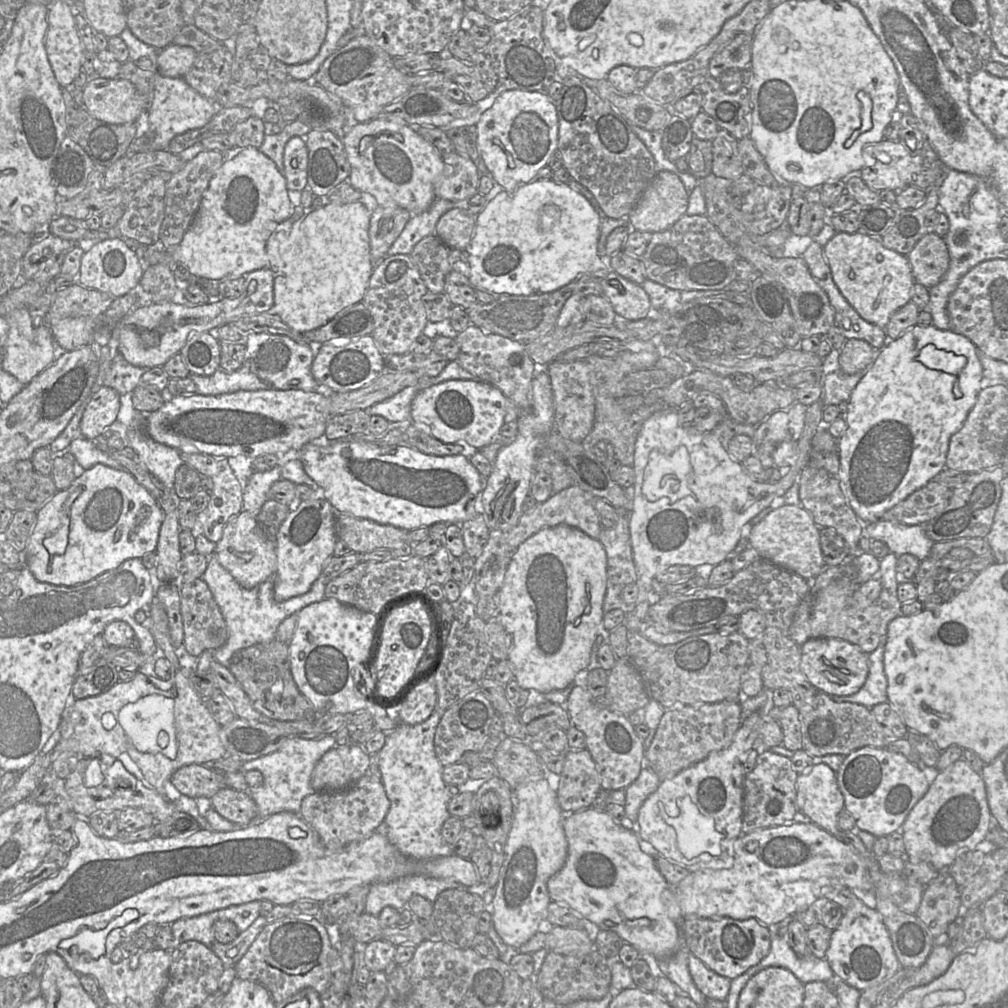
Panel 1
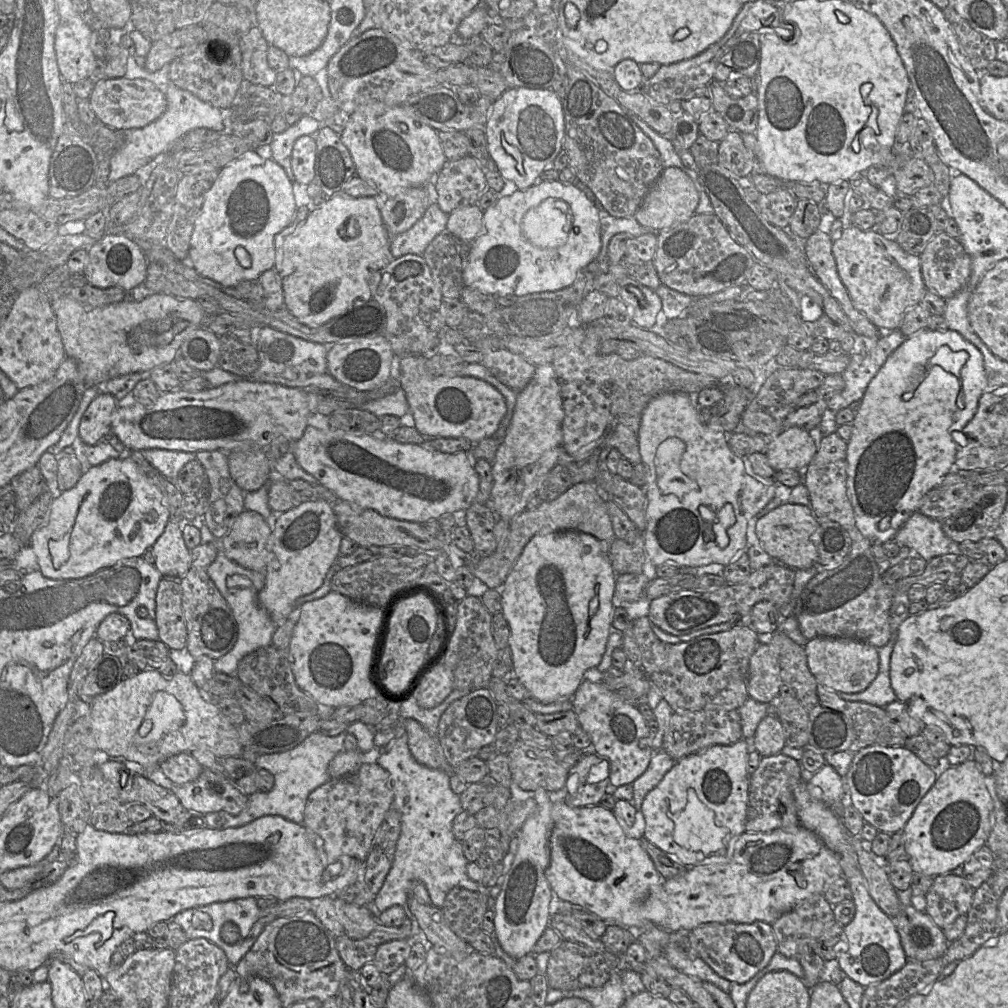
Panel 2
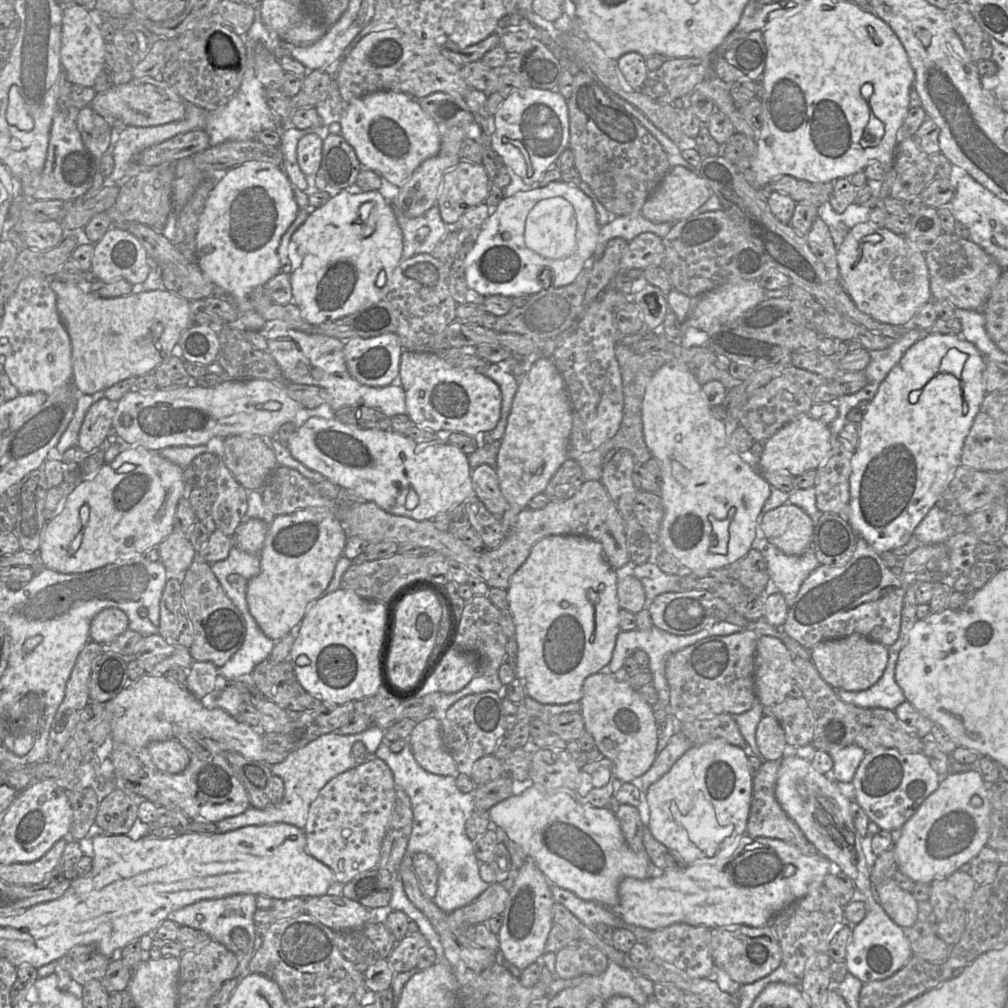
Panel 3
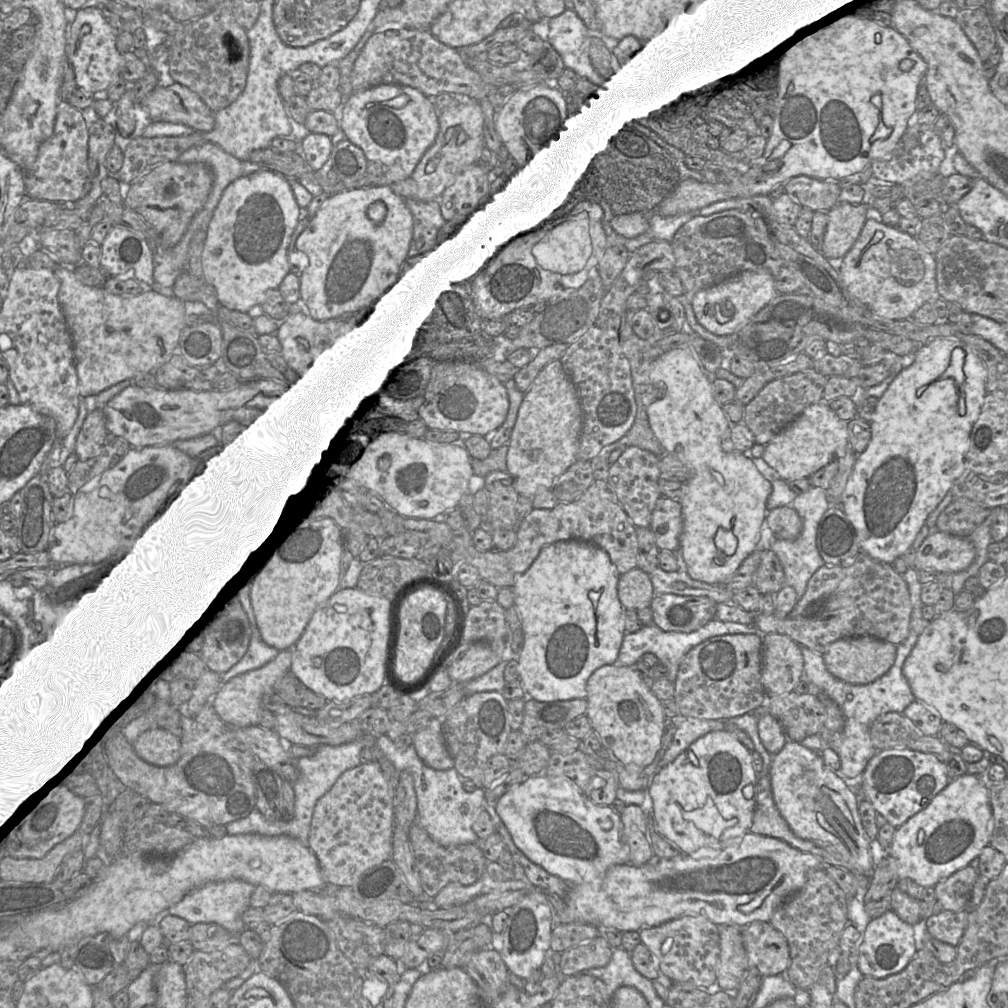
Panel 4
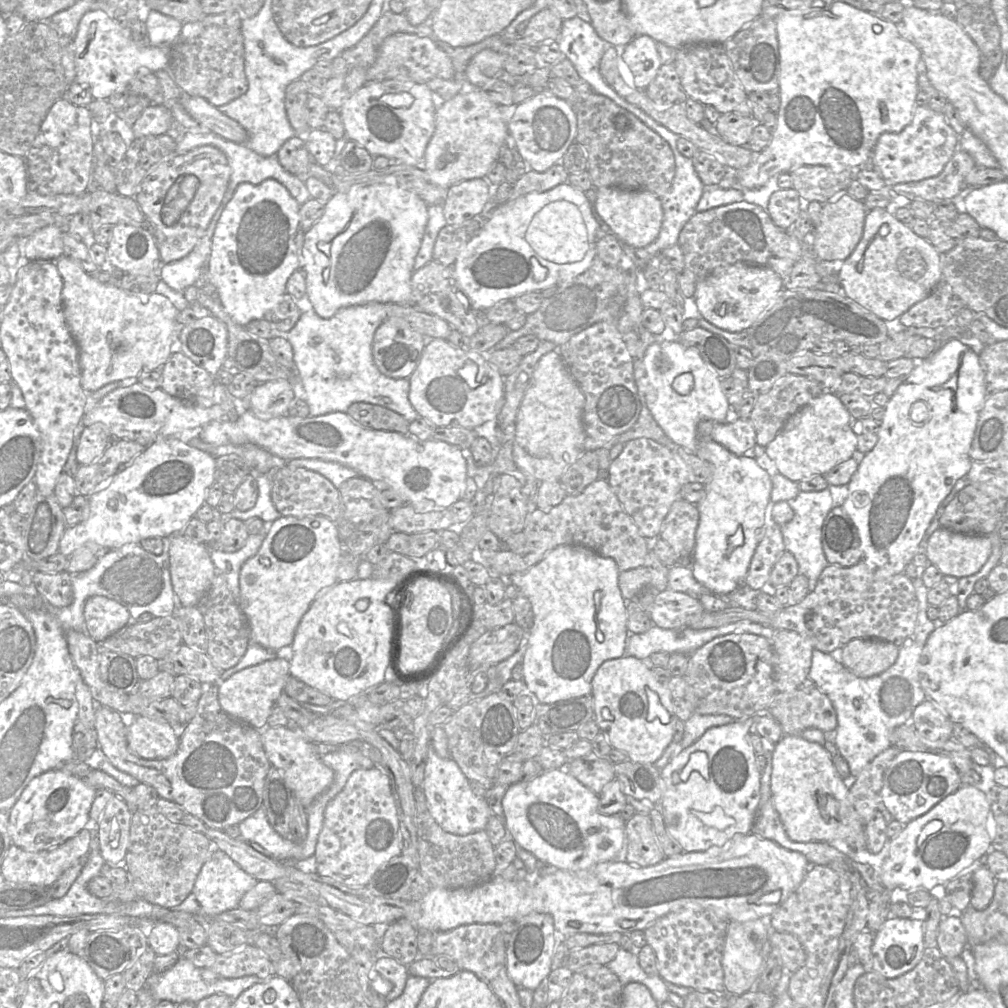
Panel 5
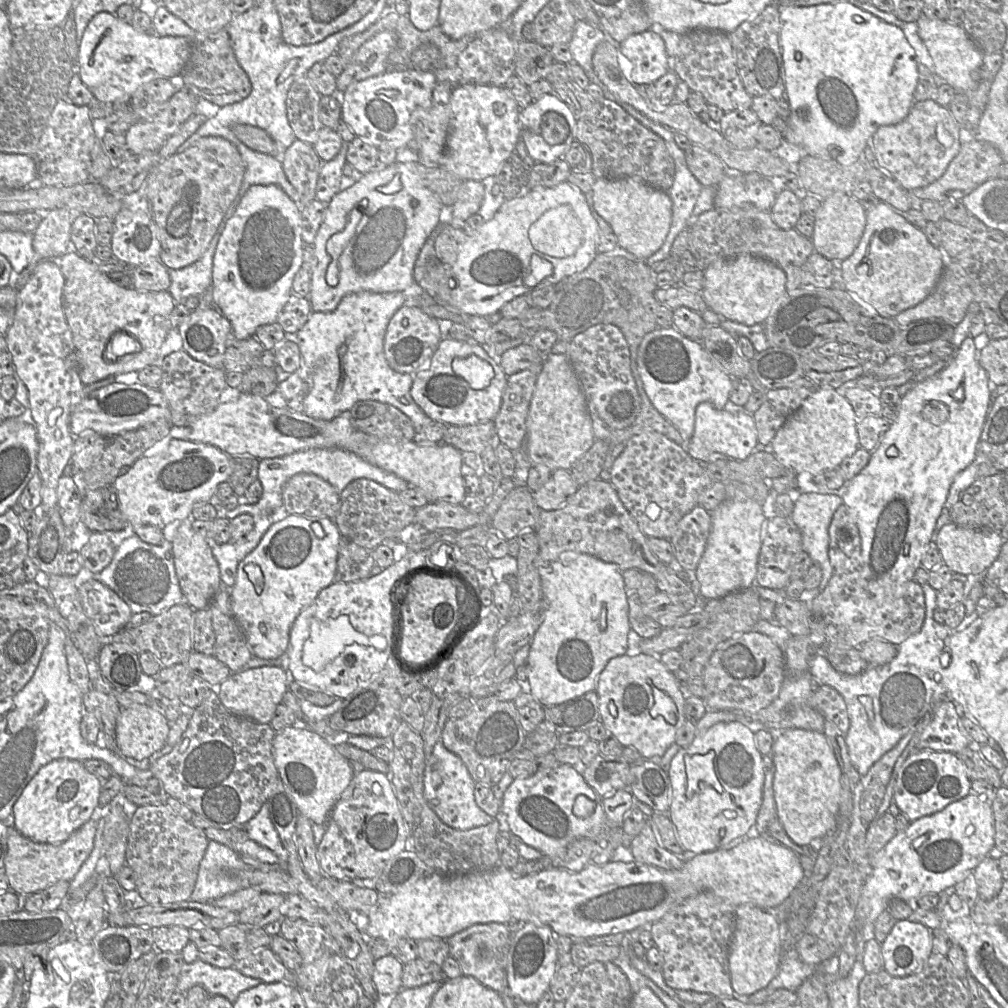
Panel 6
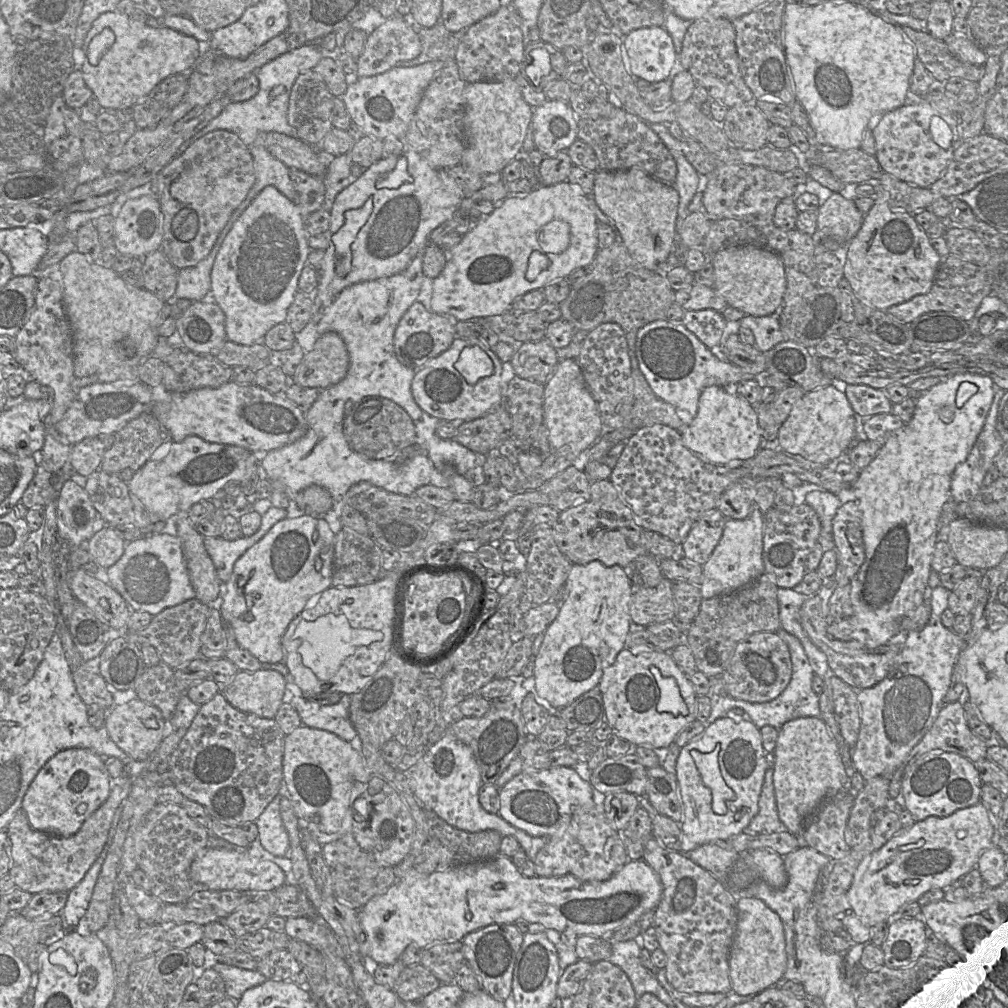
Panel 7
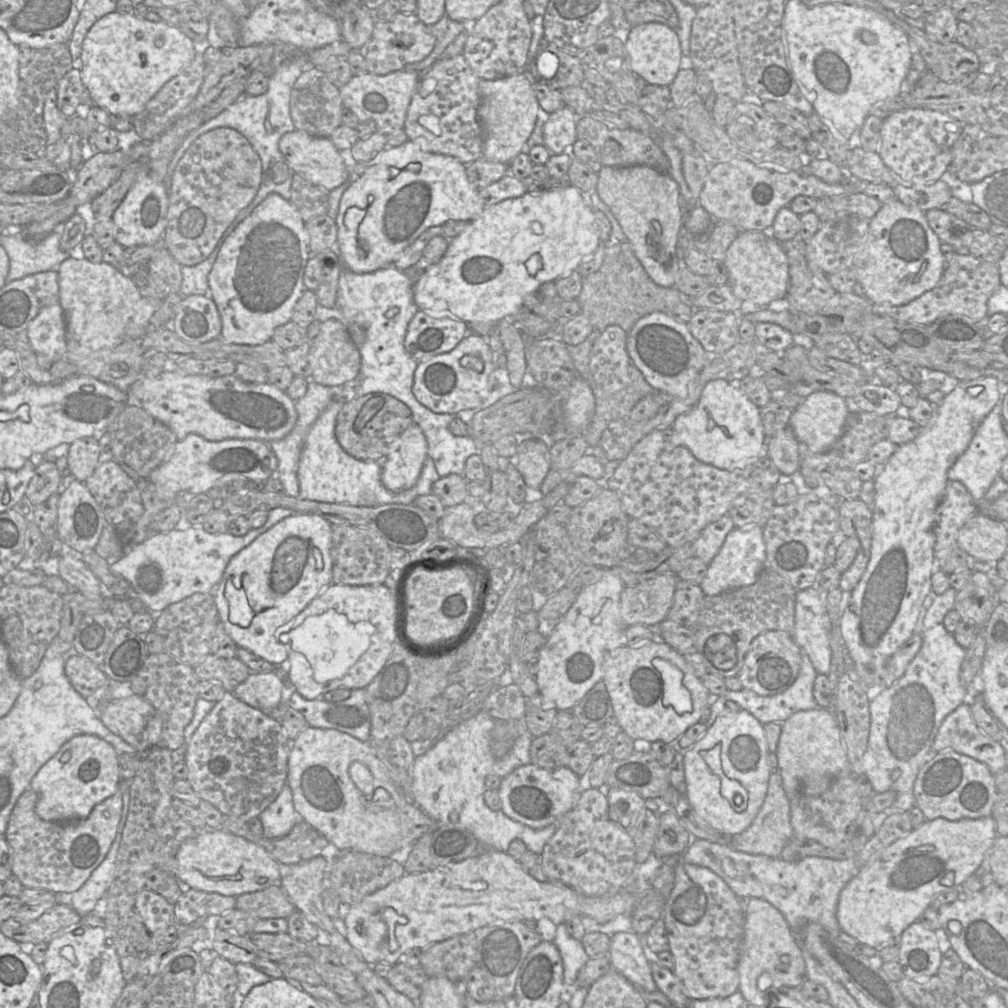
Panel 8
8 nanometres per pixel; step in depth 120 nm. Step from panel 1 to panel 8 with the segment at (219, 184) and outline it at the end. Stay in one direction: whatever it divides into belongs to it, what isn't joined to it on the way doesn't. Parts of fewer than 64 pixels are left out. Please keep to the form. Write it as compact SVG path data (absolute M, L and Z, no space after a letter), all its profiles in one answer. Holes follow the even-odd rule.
M270 193L225 240L208 275L212 300L222 320L220 339L238 345L272 341L274 330L291 321L294 307L305 290L304 272L311 256L310 235L299 211L290 200Z

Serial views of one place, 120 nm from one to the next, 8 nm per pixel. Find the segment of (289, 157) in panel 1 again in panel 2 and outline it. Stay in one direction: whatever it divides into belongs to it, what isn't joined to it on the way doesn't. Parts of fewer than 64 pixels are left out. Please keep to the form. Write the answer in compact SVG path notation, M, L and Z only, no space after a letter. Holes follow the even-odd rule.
M314 135L300 136L294 143L291 167L297 183L309 185L315 177L316 142Z

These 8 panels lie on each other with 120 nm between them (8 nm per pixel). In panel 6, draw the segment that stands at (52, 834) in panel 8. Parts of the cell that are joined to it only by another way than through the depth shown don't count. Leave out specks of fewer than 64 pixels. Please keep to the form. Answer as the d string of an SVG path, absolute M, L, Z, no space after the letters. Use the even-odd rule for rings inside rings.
M90 819L66 841L53 845L34 842L23 836L14 826L9 826L4 872L9 879L10 889L20 896L28 896L59 881L71 881L92 852L96 828L97 822Z

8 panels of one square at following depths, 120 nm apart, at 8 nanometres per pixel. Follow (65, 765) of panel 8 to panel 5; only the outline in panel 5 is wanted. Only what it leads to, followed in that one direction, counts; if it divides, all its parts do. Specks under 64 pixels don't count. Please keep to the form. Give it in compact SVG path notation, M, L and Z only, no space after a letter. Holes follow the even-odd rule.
M53 769L33 778L9 813L12 844L29 852L56 848L90 824L90 810L96 790L81 778Z

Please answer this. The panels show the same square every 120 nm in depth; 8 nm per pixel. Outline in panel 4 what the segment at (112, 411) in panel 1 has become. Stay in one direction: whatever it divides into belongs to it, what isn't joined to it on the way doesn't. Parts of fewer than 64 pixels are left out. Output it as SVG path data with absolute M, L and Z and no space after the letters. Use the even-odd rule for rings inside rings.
M103 409L89 412L76 440L75 453L79 460L85 461L96 455L105 444L107 434Z

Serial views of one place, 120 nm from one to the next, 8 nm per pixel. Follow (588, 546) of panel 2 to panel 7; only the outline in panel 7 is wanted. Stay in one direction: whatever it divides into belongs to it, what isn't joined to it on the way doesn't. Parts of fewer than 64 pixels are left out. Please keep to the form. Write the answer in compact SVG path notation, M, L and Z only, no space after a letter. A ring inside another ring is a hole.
M593 560L585 565L573 564L565 581L565 598L554 621L543 632L543 641L534 657L535 690L553 710L560 710L599 685L604 669L610 667L617 654L626 647L629 634L631 584L622 567L607 567Z

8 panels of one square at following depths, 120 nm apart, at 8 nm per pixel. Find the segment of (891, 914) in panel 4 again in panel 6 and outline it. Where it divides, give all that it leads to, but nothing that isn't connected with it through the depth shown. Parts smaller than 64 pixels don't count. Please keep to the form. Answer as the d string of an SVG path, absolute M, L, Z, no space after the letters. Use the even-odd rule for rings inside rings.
M908 919L897 920L880 946L888 974L894 977L915 974L932 954L930 929Z

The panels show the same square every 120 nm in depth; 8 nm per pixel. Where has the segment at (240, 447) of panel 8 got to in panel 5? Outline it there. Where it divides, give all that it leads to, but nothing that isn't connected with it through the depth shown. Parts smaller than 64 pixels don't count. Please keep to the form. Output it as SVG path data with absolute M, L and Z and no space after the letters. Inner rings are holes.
M176 438L154 442L145 447L134 459L130 467L113 476L109 487L88 496L89 516L74 526L67 526L59 544L61 554L70 557L87 542L94 542L113 550L128 543L140 543L147 538L163 538L172 533L181 533L188 522L195 517L197 510L205 504L206 493L215 483L215 457Z

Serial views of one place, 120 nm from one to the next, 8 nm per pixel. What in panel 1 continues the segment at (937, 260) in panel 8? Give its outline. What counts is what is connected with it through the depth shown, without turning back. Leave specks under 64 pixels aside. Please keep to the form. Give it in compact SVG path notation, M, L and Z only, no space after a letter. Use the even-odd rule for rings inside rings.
M859 231L836 232L823 253L835 285L864 320L885 328L891 315L911 301L915 280L907 256L885 248L879 239Z

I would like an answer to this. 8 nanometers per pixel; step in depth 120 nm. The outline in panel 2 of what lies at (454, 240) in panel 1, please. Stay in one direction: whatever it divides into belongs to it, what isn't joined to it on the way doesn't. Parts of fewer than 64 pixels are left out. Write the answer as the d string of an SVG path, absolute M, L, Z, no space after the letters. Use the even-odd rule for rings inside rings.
M478 205L460 207L447 215L446 232L473 242L482 228L483 211Z

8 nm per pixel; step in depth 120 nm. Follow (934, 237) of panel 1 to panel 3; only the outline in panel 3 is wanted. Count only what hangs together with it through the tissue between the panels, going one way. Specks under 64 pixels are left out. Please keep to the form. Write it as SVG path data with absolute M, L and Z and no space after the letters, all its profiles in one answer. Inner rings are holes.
M945 233L938 238L933 248L924 254L933 300L948 300L957 308L983 311L992 288L1003 272L1003 268L992 256L971 240Z

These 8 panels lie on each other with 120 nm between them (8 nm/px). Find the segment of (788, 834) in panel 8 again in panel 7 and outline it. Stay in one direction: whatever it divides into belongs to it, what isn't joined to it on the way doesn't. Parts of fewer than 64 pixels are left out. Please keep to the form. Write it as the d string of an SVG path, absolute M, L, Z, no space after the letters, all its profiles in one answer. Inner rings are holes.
M767 768L759 798L759 811L743 833L758 835L786 831L778 816L773 784L773 769Z

